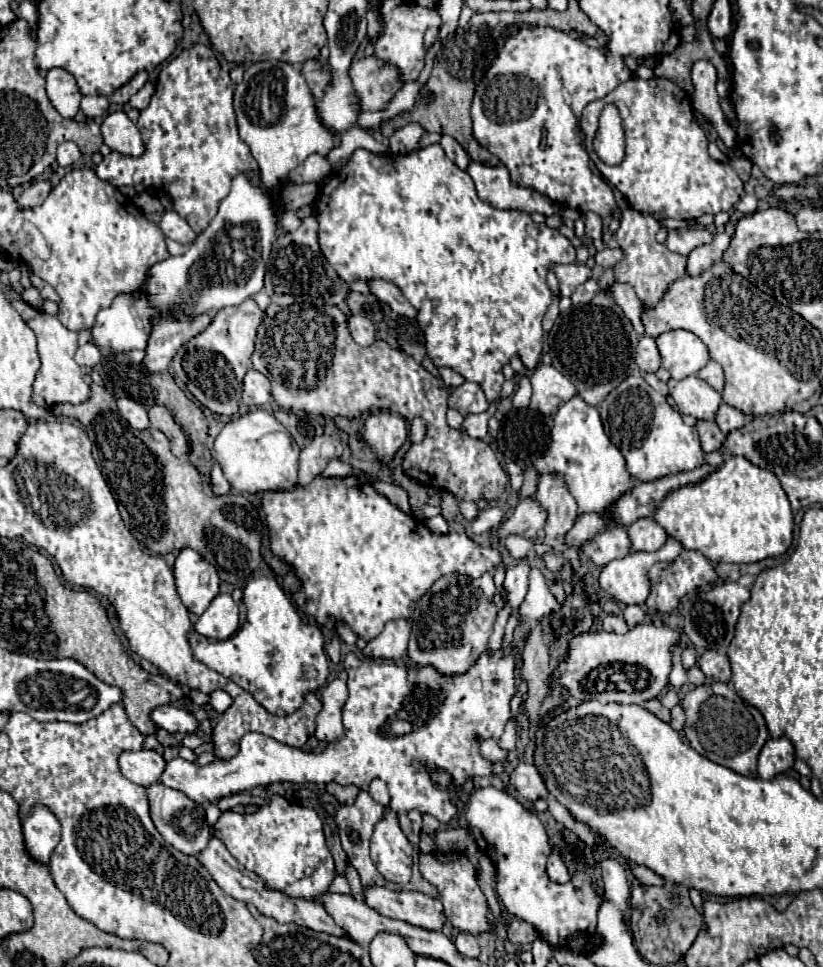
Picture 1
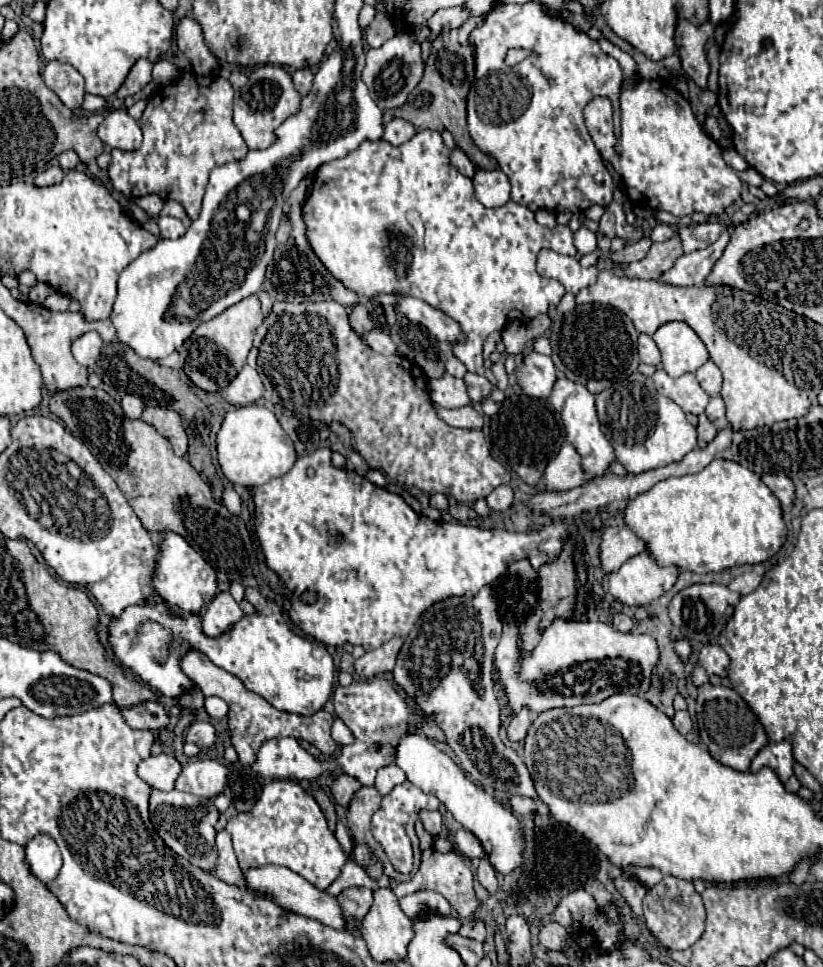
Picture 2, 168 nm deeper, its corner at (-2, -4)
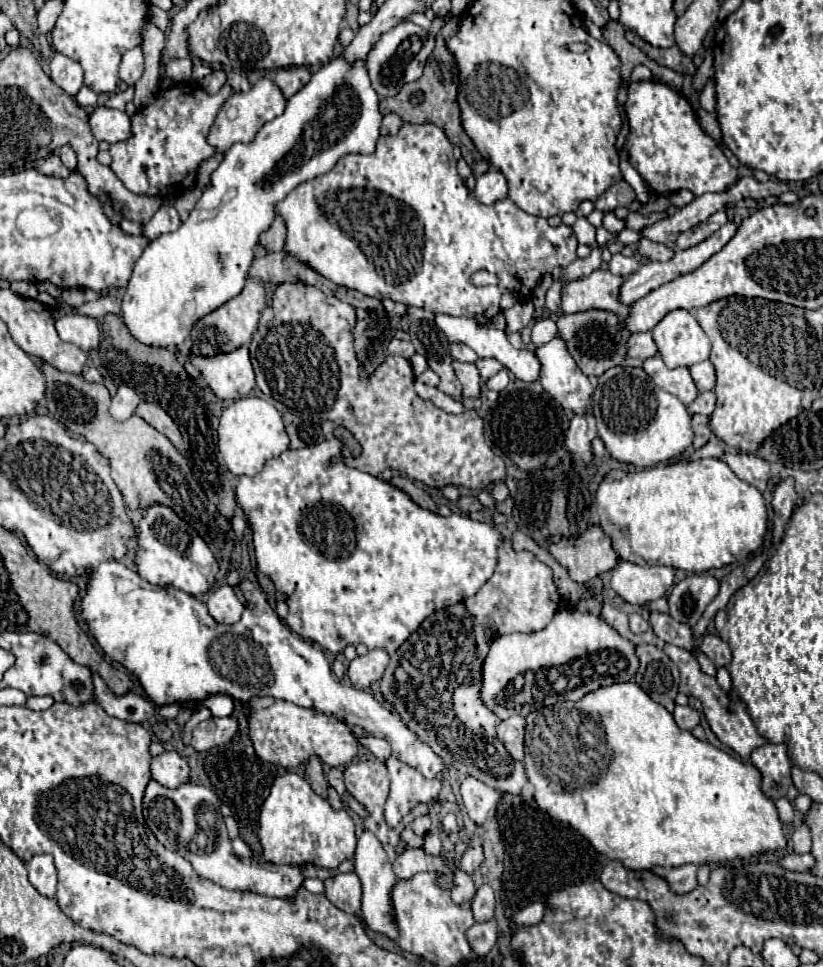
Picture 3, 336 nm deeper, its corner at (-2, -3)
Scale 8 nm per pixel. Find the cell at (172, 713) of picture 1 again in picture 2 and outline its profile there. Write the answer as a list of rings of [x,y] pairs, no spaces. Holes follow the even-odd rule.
[[[143,701],[131,709],[121,709],[121,713],[127,725],[133,729],[161,729],[169,723],[167,711],[155,701]]]

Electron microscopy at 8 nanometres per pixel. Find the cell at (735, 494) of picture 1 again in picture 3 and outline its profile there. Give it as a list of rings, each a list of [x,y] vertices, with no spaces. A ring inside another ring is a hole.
[[[719,458],[695,462],[673,462],[667,466],[645,468],[635,474],[613,470],[599,486],[595,508],[601,528],[611,536],[617,554],[633,564],[665,564],[685,572],[707,572],[745,560],[759,552],[767,534],[767,506],[763,494],[739,480],[733,470]]]

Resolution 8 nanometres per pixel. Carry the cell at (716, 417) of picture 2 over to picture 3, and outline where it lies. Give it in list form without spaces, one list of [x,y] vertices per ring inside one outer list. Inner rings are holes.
[[[699,392],[699,396],[695,398],[695,402],[691,406],[687,406],[689,414],[705,414],[705,416],[711,416],[713,410],[715,410],[715,392]]]

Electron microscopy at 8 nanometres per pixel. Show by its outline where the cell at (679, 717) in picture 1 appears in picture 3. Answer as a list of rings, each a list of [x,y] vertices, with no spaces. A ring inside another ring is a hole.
[[[677,706],[673,718],[681,730],[693,730],[699,724],[699,714],[691,706]]]

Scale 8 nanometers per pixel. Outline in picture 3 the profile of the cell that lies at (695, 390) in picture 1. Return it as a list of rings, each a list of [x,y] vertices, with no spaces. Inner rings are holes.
[[[653,356],[653,358],[647,358],[647,360],[645,360],[643,370],[653,378],[653,382],[655,382],[661,390],[677,396],[685,406],[689,406],[689,404],[697,398],[697,394],[699,394],[697,388],[695,388],[693,378],[691,378],[691,374],[689,374],[689,368],[669,370],[669,368],[663,364],[661,356]]]

